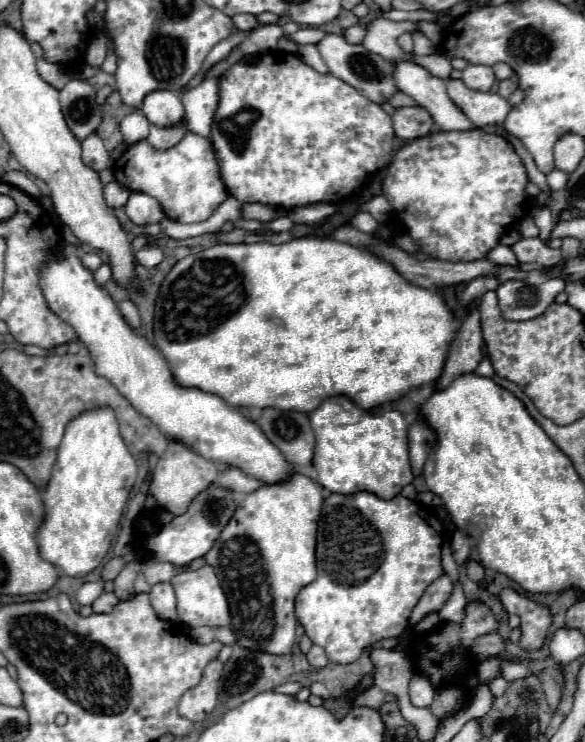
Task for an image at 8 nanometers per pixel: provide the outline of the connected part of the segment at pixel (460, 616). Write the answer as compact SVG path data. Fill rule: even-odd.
M456 583L454 585L454 593L450 595L448 603L442 607L442 611L438 613L442 623L452 623L452 625L462 625L466 615L466 597L462 593L462 587Z

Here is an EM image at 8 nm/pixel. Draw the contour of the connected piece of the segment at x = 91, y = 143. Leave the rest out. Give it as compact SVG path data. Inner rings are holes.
M92 133L92 135L88 135L88 139L82 141L82 161L88 167L92 167L94 171L102 171L102 169L112 167L110 155L108 155L102 139L98 137L98 133Z

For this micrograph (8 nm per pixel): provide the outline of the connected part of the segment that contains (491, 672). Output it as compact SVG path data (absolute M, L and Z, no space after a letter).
M488 659L488 661L482 661L480 663L478 677L480 677L482 683L486 683L488 679L492 679L492 677L498 675L498 663L500 663L500 659Z

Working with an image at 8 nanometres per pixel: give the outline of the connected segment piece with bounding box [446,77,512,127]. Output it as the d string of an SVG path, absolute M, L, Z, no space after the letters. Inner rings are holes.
M446 79L446 89L456 107L460 107L460 111L464 111L464 115L468 115L476 127L500 125L512 109L504 97L496 93L472 91L462 79Z

